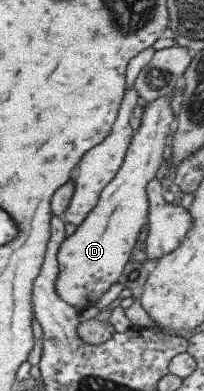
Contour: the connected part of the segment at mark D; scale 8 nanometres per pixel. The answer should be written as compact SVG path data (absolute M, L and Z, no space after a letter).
M172 92L147 103L140 119L140 128L132 137L116 176L102 189L99 201L82 224L60 245L56 292L76 310L93 306L112 284L118 282L130 261L138 235L149 216L147 189L165 160L167 138L176 127L175 103Z

